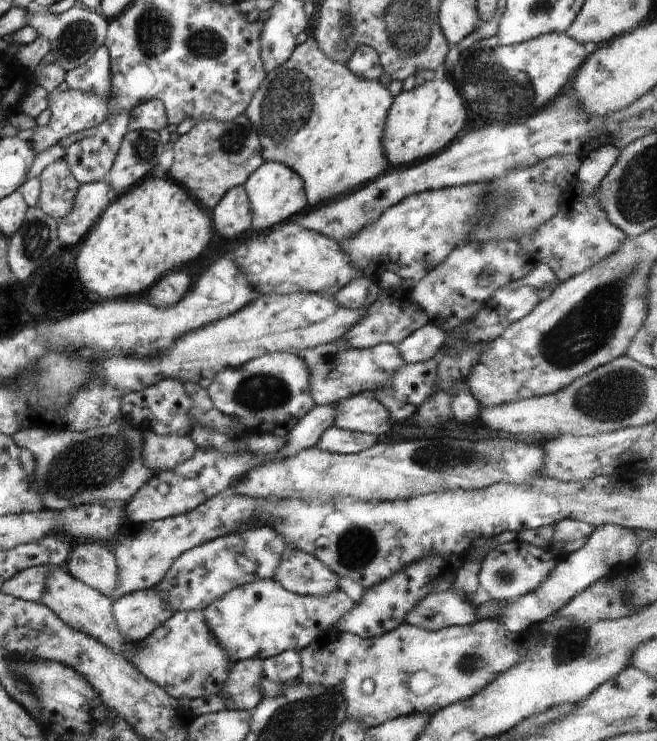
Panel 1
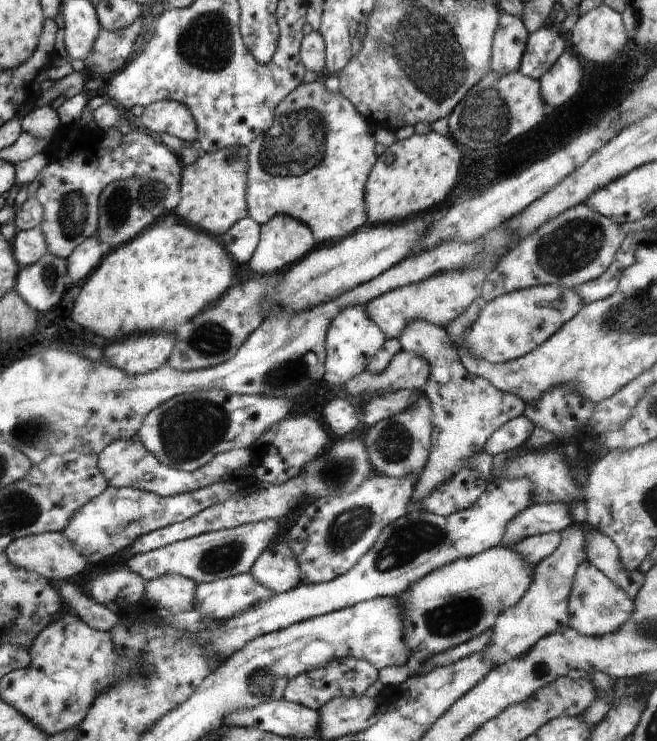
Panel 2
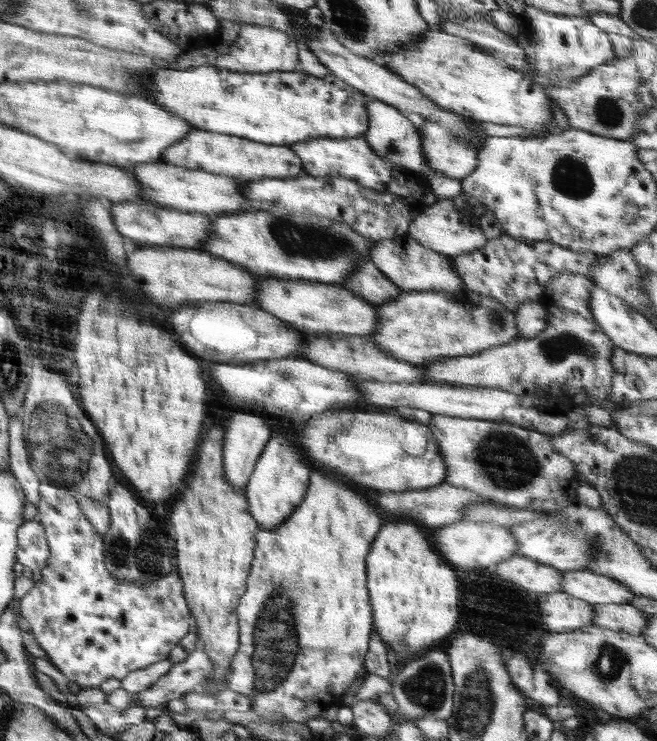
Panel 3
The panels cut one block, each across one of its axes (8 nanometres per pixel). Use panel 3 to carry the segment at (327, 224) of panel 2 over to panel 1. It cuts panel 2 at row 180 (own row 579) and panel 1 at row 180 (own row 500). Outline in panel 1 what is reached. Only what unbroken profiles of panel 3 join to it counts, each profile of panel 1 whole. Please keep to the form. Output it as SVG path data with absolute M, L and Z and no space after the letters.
M308 36L304 43L296 45L283 65L266 73L245 113L256 129L262 158L292 168L303 180L310 209L349 194L386 172L382 135L392 101L388 89L378 81L358 78L347 65L329 59L319 49L316 39Z

